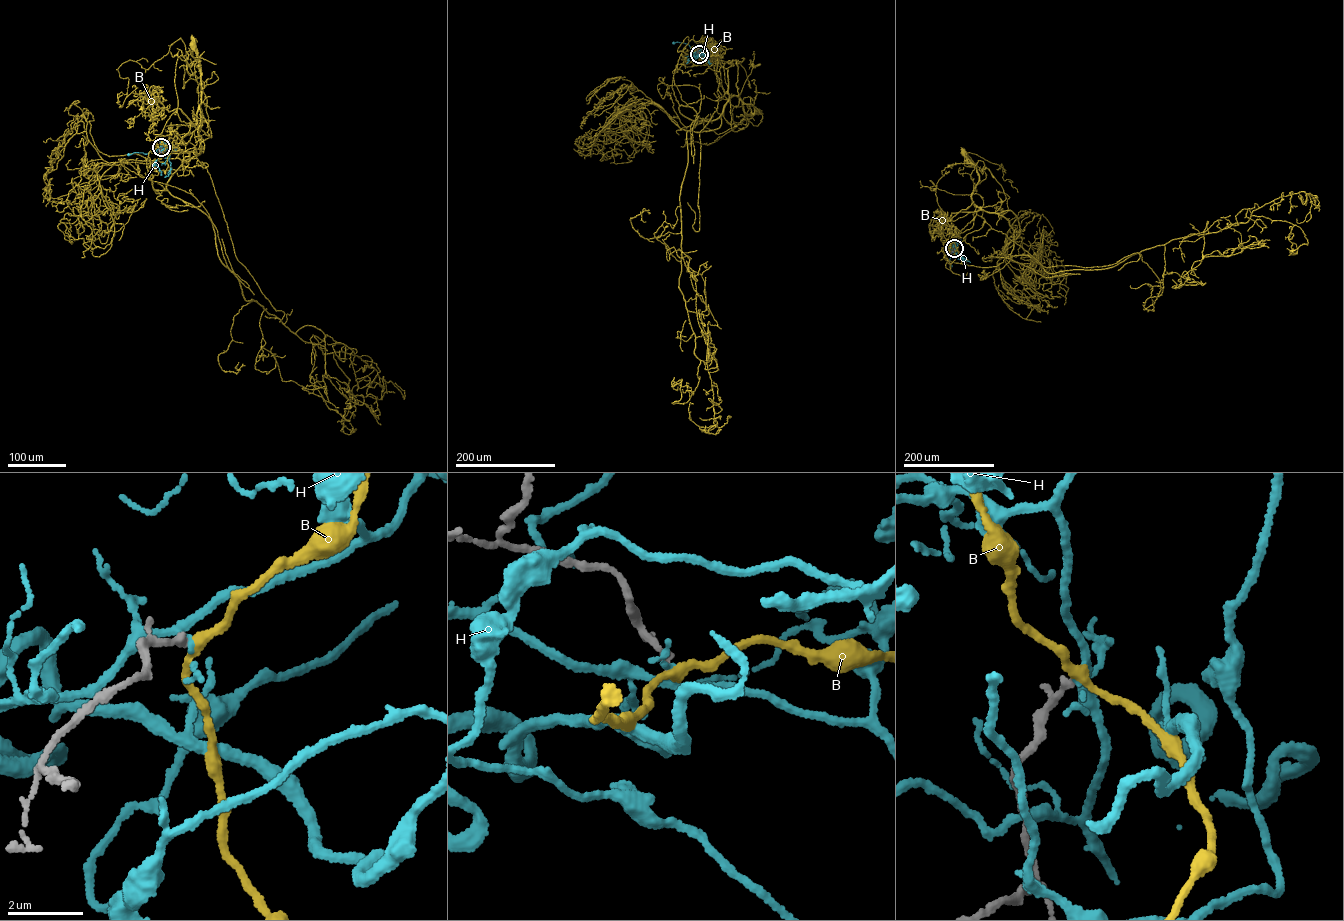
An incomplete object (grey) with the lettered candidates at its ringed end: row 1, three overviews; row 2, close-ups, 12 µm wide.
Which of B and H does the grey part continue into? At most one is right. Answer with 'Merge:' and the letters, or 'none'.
Merge: none

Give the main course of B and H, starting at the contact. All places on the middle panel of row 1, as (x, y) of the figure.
B: (699, 54), (709, 57), (714, 65), (725, 97), (738, 97), (747, 116), (758, 111)
H: (699, 54), (691, 52), (687, 44), (673, 43)

